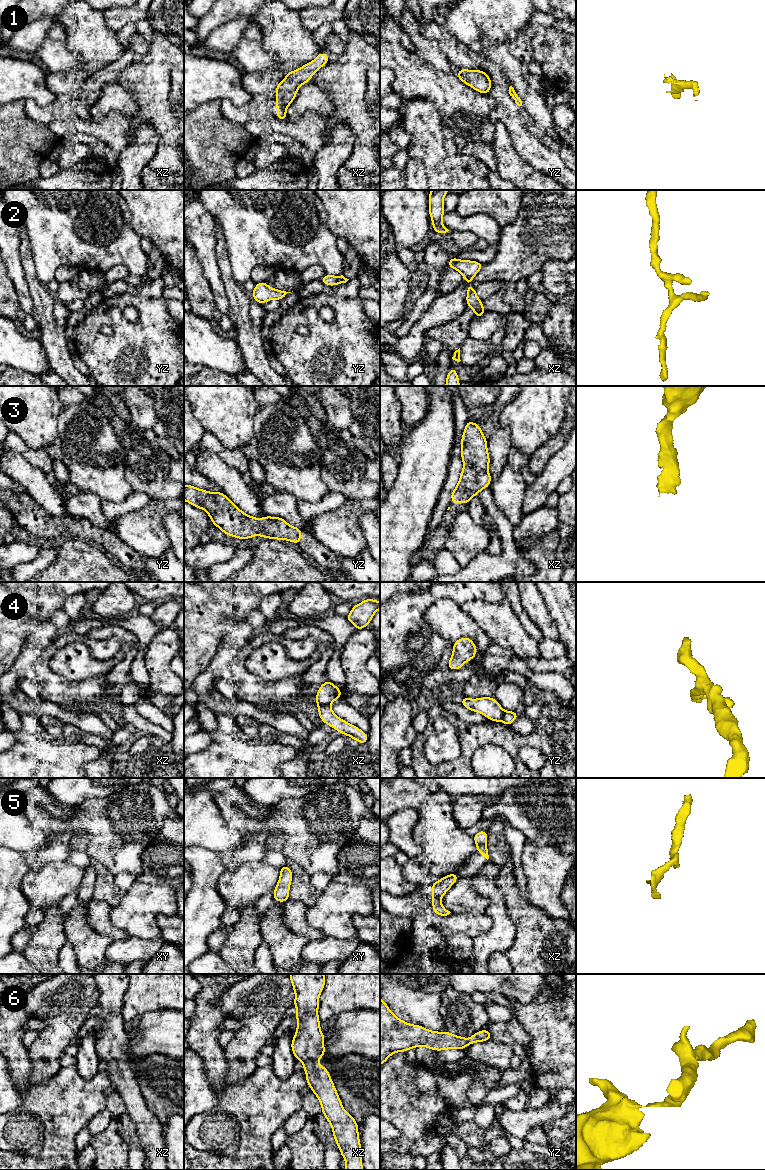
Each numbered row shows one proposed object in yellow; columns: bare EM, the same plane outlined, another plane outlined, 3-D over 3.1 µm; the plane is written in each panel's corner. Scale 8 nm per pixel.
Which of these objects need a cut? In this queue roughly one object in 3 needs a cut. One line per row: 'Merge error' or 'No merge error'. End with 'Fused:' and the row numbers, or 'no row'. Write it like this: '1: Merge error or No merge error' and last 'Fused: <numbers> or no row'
1: Merge error
2: No merge error
3: No merge error
4: Merge error
5: No merge error
6: No merge error
Fused: 1, 4

